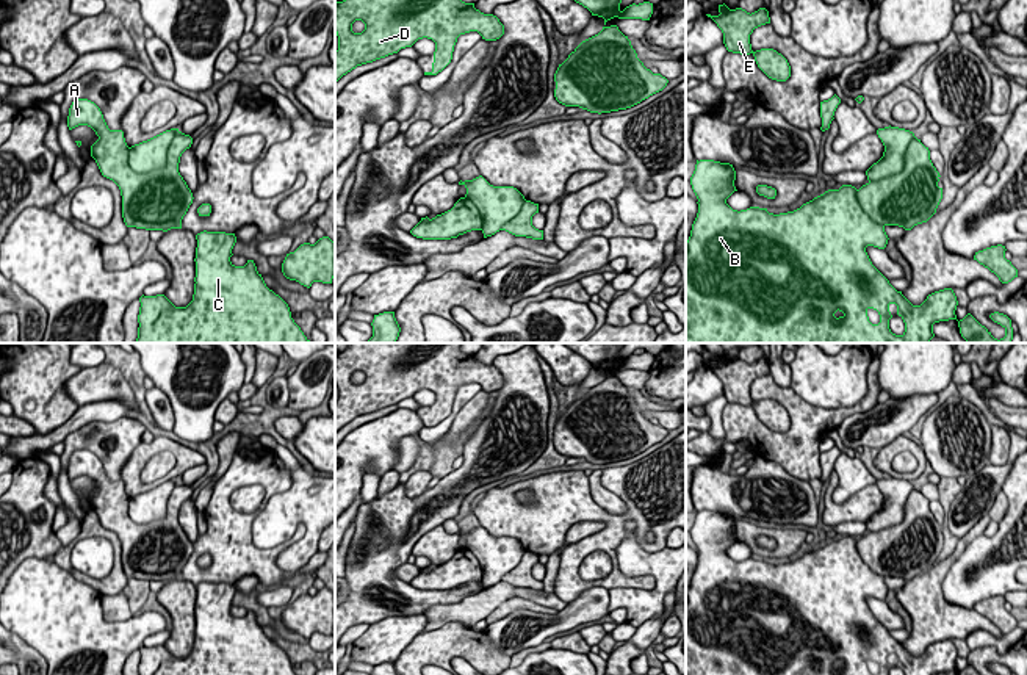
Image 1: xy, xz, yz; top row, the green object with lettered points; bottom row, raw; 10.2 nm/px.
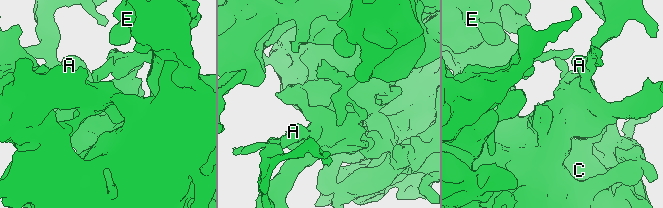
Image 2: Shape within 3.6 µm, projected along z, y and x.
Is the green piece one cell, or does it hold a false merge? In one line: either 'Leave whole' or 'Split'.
Split

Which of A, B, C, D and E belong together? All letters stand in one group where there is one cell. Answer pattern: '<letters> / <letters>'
A D E / B C

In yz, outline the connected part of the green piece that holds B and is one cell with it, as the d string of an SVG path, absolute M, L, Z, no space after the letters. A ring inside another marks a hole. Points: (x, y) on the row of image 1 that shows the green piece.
M697 160L690 177L698 213L686 241L686 343L930 343L935 323L957 319L952 288L913 305L872 265L866 247L885 249L889 238L885 226L864 213L855 186L828 190L794 211L773 215L759 207L733 210L726 199L737 191L734 180L734 168L714 160ZM891 304L905 323L902 335L889 329Z

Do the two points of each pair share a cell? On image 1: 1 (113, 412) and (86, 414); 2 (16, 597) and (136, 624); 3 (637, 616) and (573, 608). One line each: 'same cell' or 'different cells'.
1: same cell
2: same cell
3: different cells

